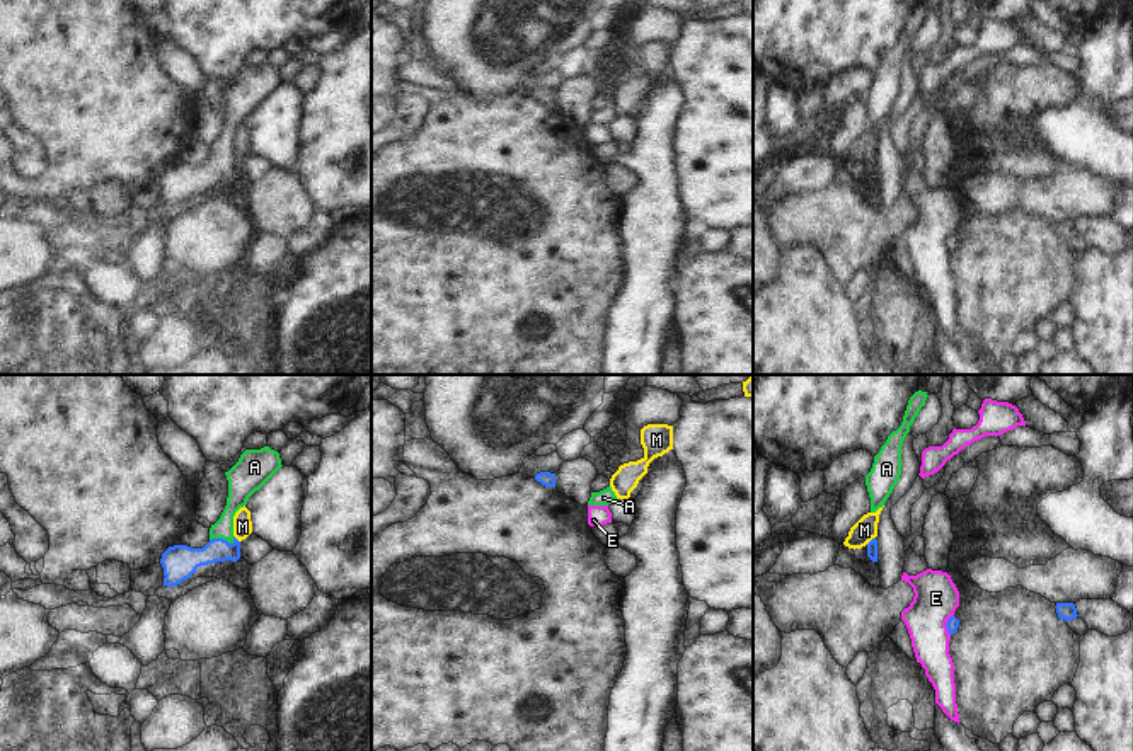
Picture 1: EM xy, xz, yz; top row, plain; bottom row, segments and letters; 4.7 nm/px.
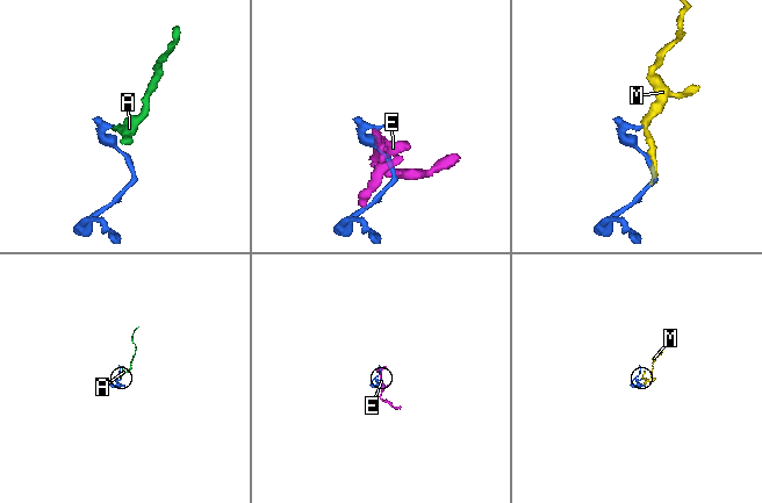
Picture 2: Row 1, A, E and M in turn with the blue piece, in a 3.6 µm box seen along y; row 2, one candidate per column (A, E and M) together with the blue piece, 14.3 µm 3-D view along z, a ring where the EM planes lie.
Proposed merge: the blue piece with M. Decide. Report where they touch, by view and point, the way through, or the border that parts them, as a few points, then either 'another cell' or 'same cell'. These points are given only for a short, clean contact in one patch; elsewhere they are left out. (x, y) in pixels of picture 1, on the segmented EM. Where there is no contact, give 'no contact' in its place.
yz (871, 540) | along yz (874, 537), (866, 544) | another cell

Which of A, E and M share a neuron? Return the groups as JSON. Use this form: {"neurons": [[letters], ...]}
{"neurons": [["A"], ["E"], ["M"]]}

